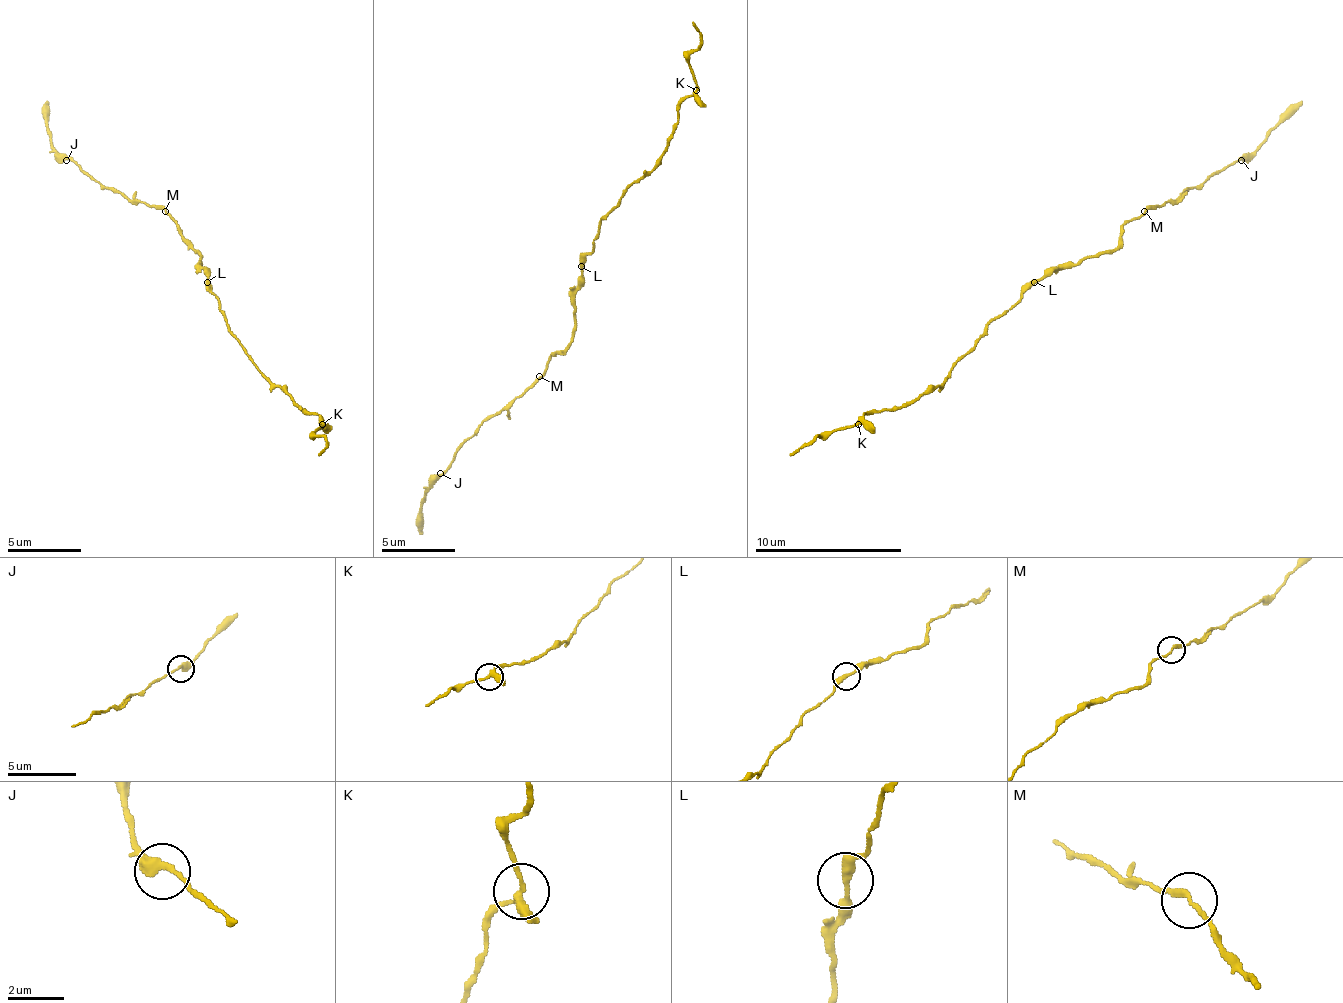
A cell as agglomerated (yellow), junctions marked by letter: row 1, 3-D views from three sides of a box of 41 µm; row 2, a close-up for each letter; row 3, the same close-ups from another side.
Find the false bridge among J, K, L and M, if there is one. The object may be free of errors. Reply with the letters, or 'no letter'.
no letter

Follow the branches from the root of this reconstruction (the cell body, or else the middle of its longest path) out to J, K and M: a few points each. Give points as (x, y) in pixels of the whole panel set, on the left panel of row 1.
J: (207, 275), (199, 267), (199, 253), (162, 208), (103, 190), (66, 160)
K: (207, 275), (207, 290), (218, 301), (218, 308), (225, 315), (229, 334), (303, 412), (310, 412), (321, 423)
M: (207, 275), (199, 267), (199, 253), (181, 234), (181, 227), (166, 212)

